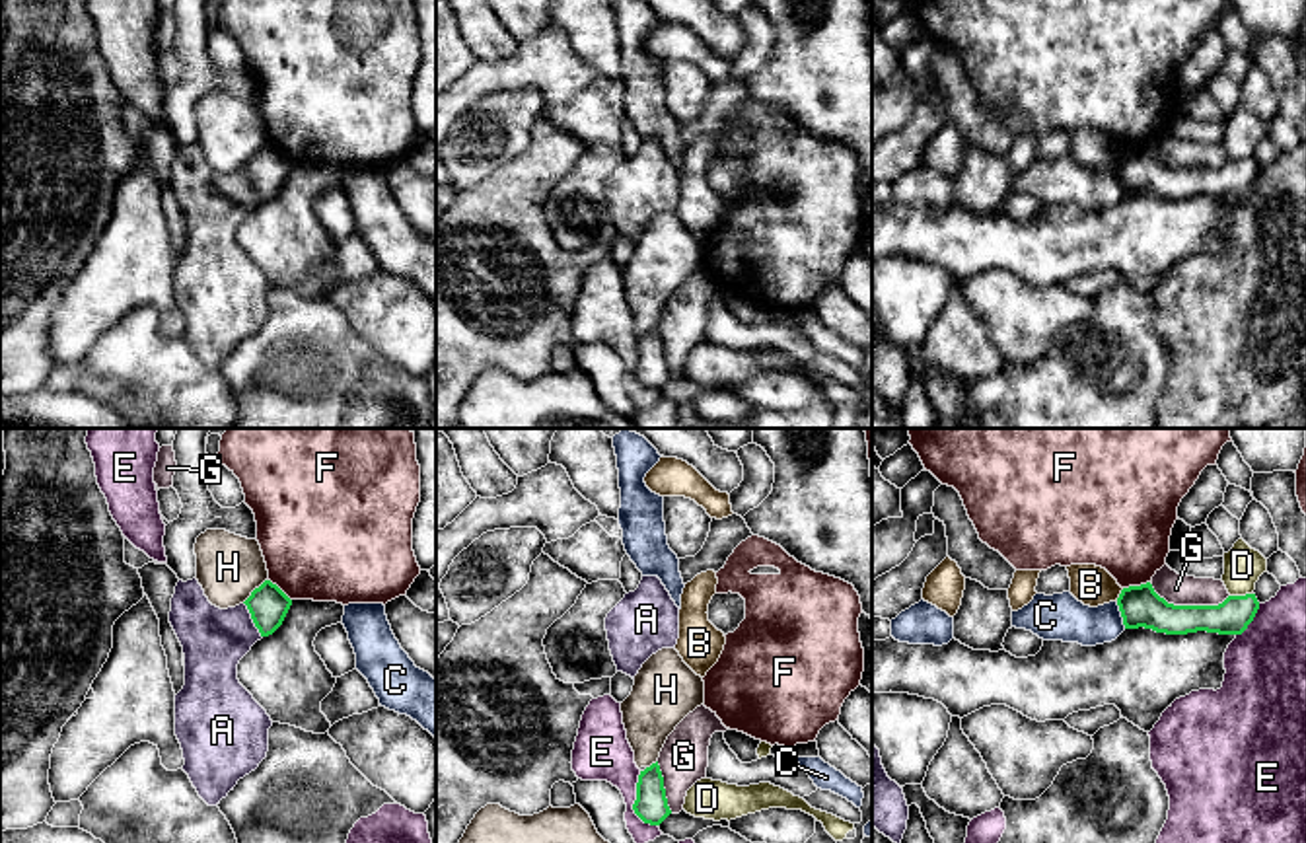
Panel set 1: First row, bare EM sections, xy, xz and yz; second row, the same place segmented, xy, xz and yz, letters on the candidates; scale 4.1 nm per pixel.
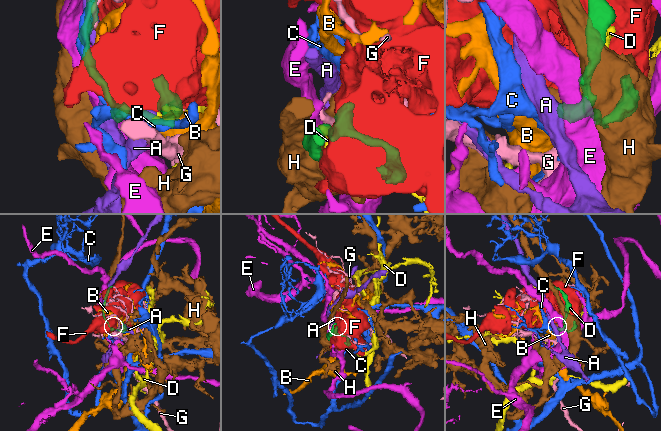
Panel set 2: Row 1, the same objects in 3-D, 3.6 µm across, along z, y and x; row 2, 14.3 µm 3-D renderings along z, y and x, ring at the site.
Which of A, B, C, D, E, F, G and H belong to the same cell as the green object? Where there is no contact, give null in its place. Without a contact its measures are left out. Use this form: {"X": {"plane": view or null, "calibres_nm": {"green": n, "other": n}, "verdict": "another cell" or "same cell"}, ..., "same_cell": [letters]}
{"A": {"plane": "xy", "calibres_nm": {"green": 160, "other": 260}, "verdict": "another cell"}, "B": {"plane": "yz", "calibres_nm": {"green": 170, "other": 160}, "verdict": "another cell"}, "C": {"plane": "yz", "calibres_nm": {"green": 170, "other": 190}, "verdict": "another cell"}, "D": {"plane": "yz", "calibres_nm": {"green": 150, "other": 160}, "verdict": "another cell"}, "E": {"plane": "xz", "calibres_nm": {"green": 140, "other": 240}, "verdict": "another cell"}, "F": {"plane": "yz", "calibres_nm": {"green": 170, "other": 380}, "verdict": "another cell"}, "G": {"plane": "yz", "calibres_nm": {"green": 170, "other": 130}, "verdict": "another cell"}, "H": {"plane": "xy", "calibres_nm": {"green": 160, "other": 280}, "verdict": "another cell"}, "same_cell": []}

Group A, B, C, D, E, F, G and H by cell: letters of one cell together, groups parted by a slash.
A / B / C / D / E / F / G / H

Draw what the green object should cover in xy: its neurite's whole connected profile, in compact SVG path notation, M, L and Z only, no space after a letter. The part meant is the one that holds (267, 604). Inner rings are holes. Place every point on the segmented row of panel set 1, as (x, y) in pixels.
M265 580L243 604L261 637L269 637L282 625L292 600L276 584Z

